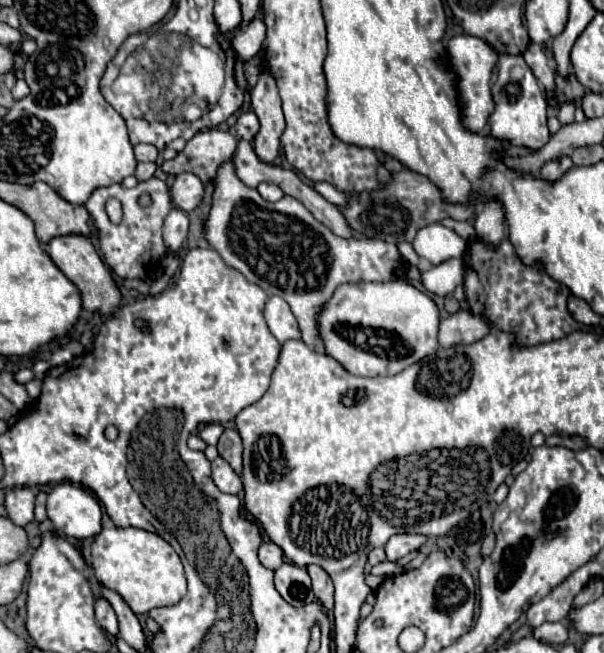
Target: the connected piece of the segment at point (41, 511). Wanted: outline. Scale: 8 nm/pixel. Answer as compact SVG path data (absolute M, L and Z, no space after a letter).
M40 492L38 496L36 496L36 510L34 510L34 522L36 524L40 524L42 520L46 520L48 516L46 516L46 494L44 492Z

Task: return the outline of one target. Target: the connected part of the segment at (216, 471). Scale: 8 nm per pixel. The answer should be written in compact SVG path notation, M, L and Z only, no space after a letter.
M224 458L212 460L212 480L214 484L226 492L226 494L238 494L242 490L242 480L240 476L230 468L230 464Z

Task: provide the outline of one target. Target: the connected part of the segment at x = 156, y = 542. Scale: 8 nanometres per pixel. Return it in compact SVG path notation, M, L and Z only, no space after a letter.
M104 528L92 542L92 568L104 586L116 590L134 614L176 604L186 594L186 576L180 556L158 534L140 528Z

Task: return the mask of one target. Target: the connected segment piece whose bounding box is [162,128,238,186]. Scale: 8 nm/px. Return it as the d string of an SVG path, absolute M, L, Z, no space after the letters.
M202 130L186 142L186 148L174 160L162 162L162 170L166 174L192 172L202 180L204 186L208 186L216 180L218 168L226 164L226 160L230 160L236 146L238 136L230 130Z

